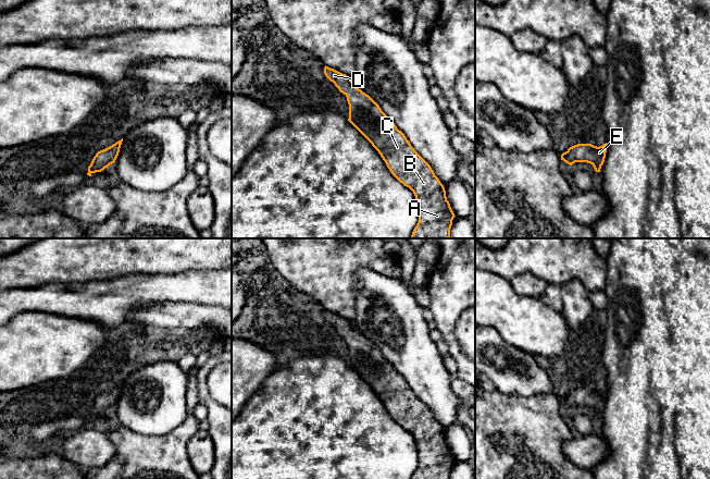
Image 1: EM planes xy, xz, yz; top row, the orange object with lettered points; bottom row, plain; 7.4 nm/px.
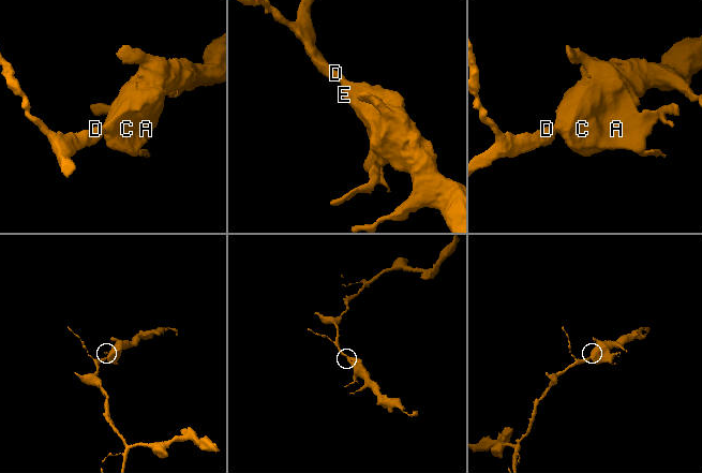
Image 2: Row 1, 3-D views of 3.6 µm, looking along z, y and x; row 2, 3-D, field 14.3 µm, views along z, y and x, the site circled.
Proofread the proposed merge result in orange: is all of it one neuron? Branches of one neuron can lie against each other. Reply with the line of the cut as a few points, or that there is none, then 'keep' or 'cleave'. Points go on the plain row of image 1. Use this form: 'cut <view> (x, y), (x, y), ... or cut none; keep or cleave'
cut none; keep

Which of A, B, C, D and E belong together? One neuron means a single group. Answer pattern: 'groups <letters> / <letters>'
groups A B C D E

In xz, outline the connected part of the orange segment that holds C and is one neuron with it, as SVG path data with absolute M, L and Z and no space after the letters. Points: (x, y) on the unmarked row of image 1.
M326 309L324 318L347 341L348 365L378 395L391 418L413 435L419 453L419 466L412 479L450 479L452 464L456 459L447 444L445 431L431 409L414 394L404 378L397 372L379 349L369 339L357 332L349 320Z

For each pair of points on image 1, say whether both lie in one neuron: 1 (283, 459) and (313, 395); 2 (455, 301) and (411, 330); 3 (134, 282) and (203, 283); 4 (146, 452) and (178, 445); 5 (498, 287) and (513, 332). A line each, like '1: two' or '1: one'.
1: one
2: two
3: one
4: one
5: one

